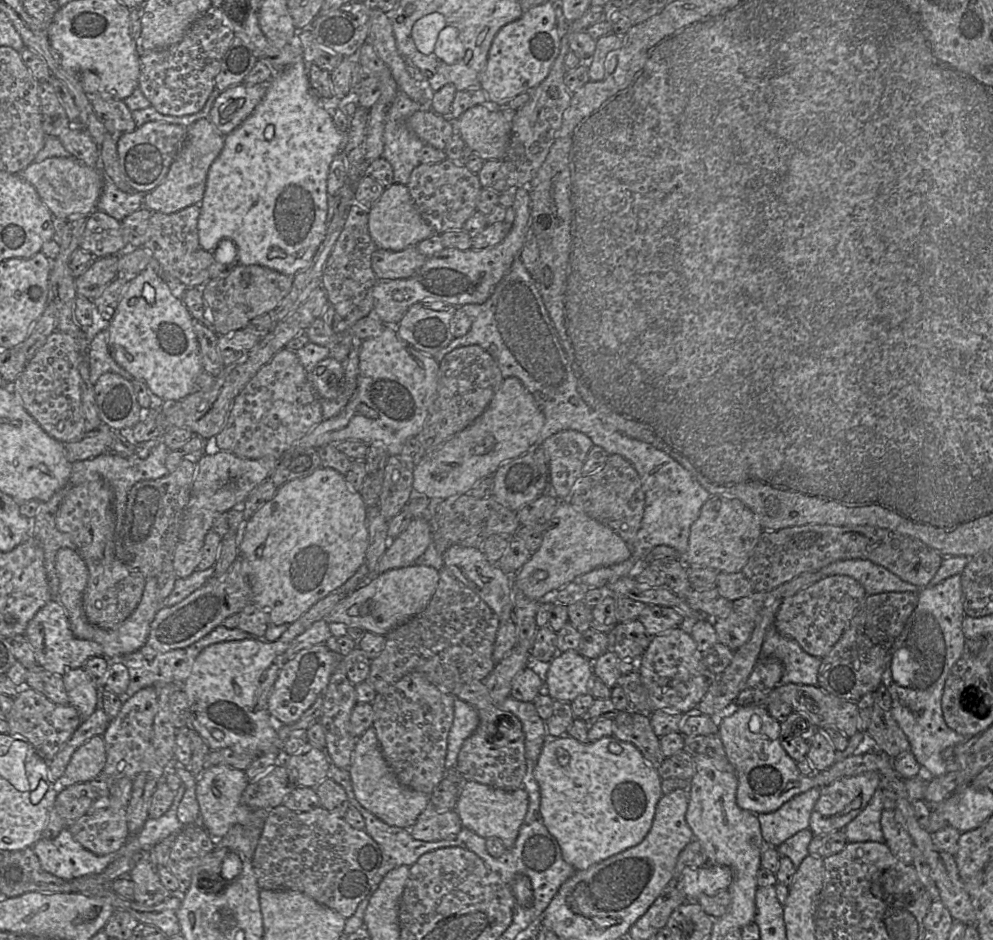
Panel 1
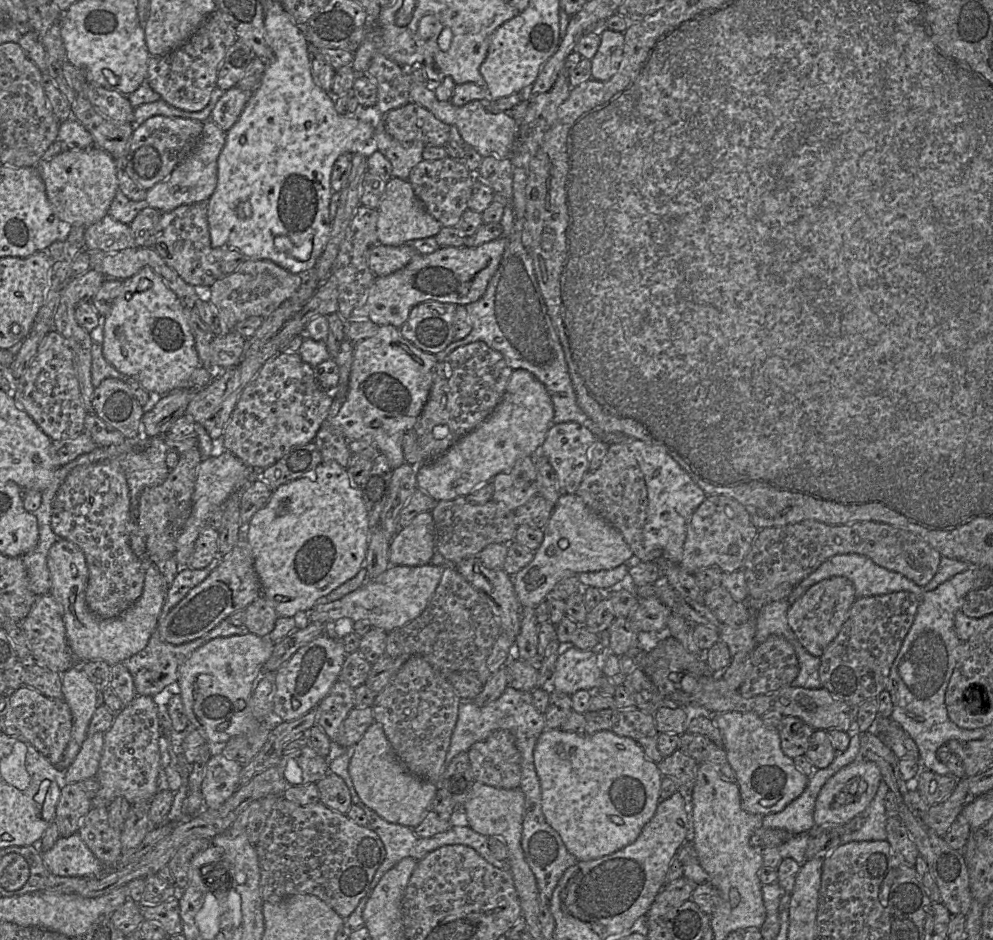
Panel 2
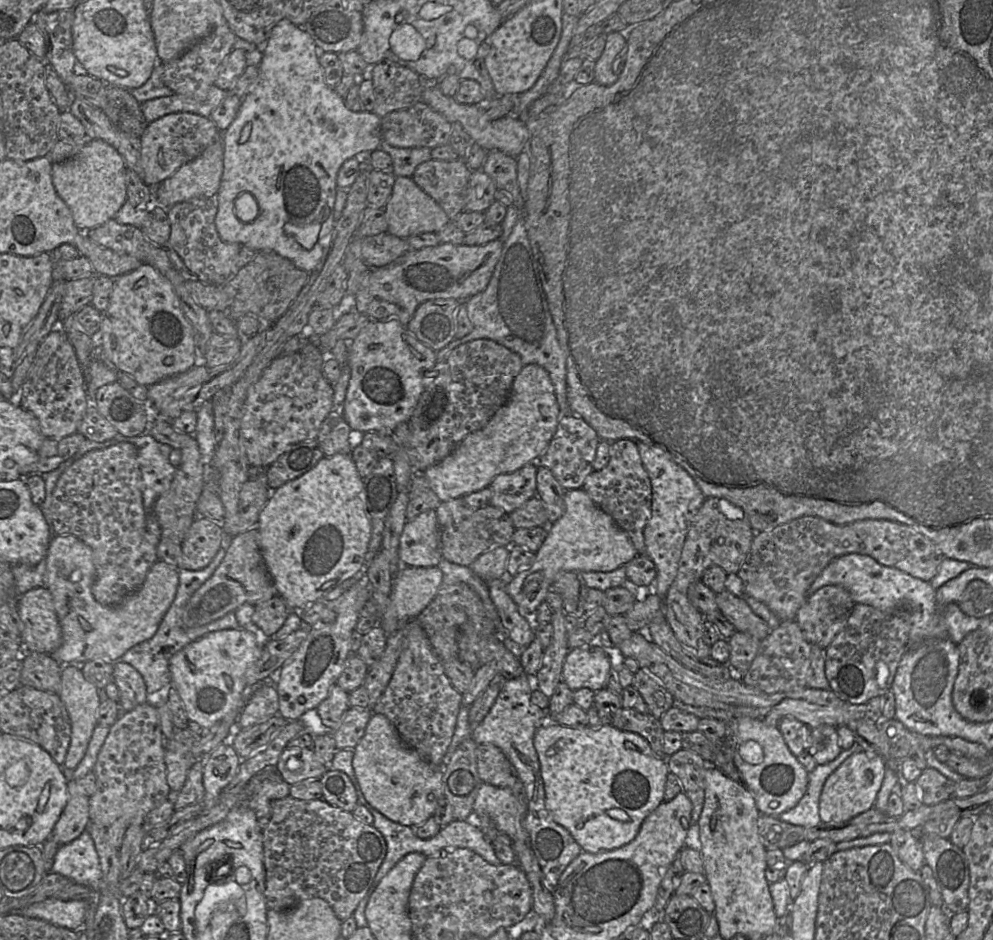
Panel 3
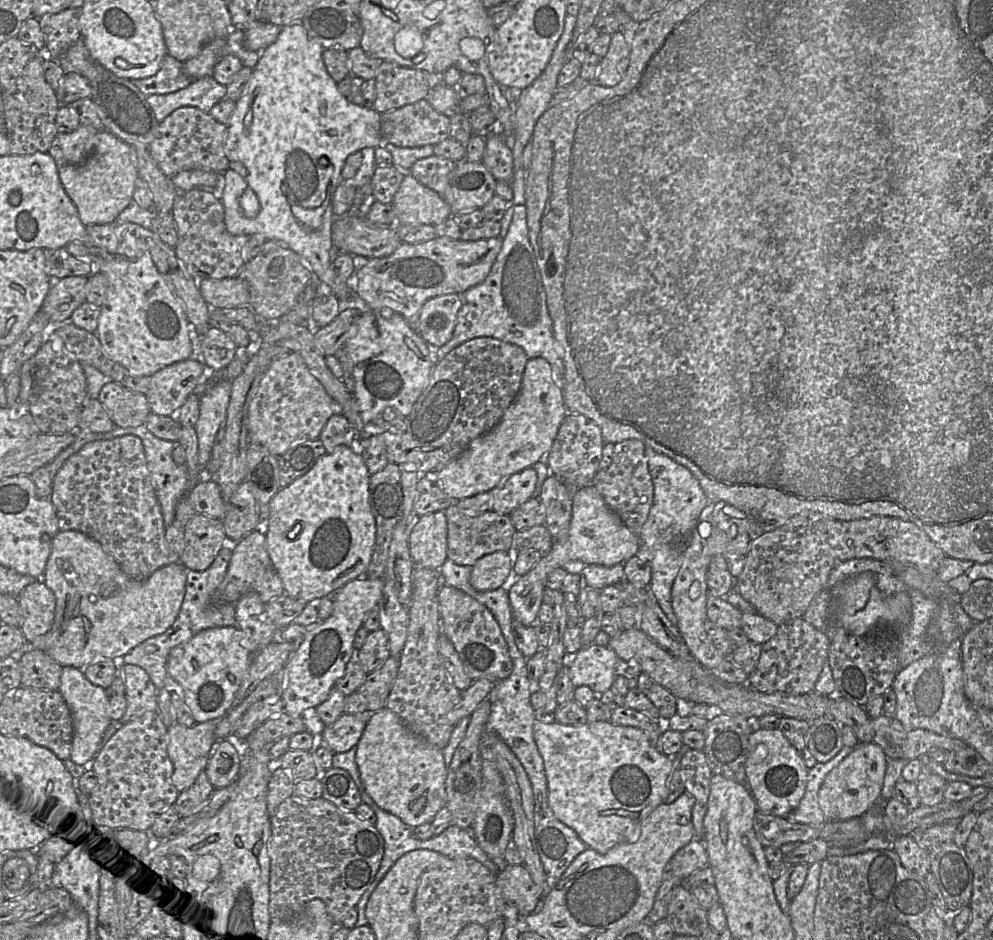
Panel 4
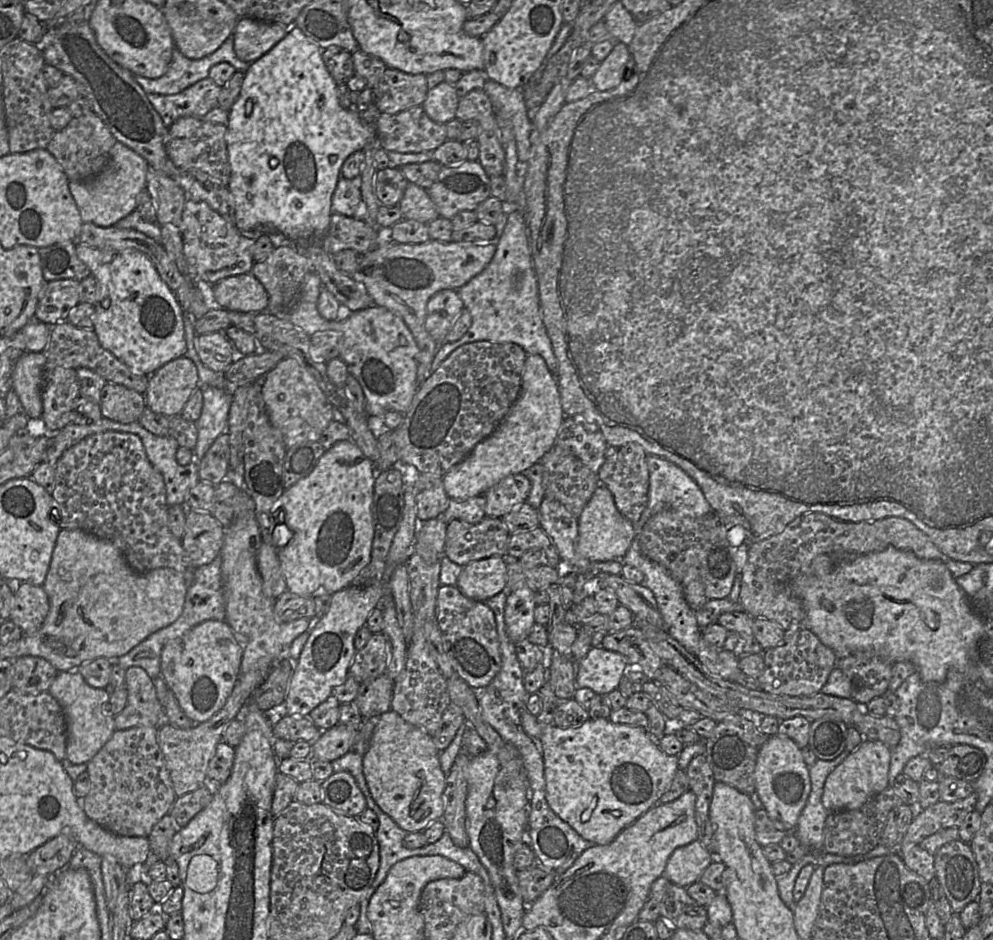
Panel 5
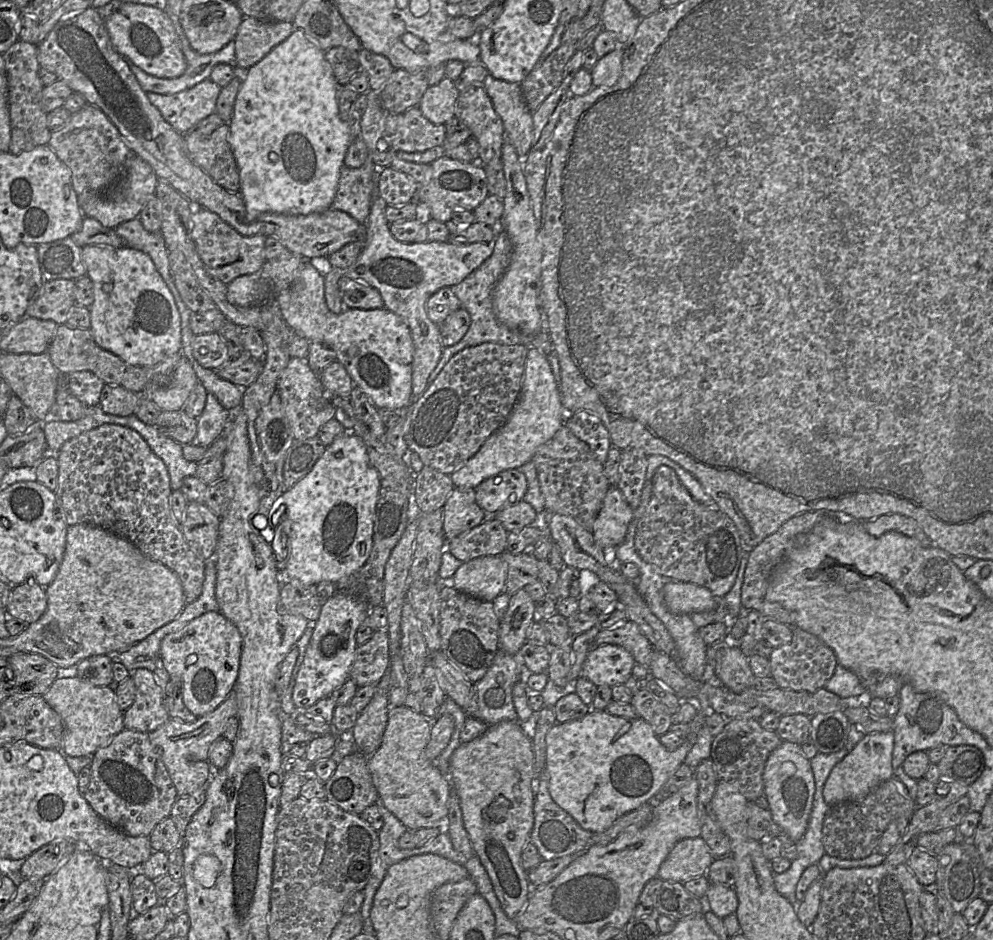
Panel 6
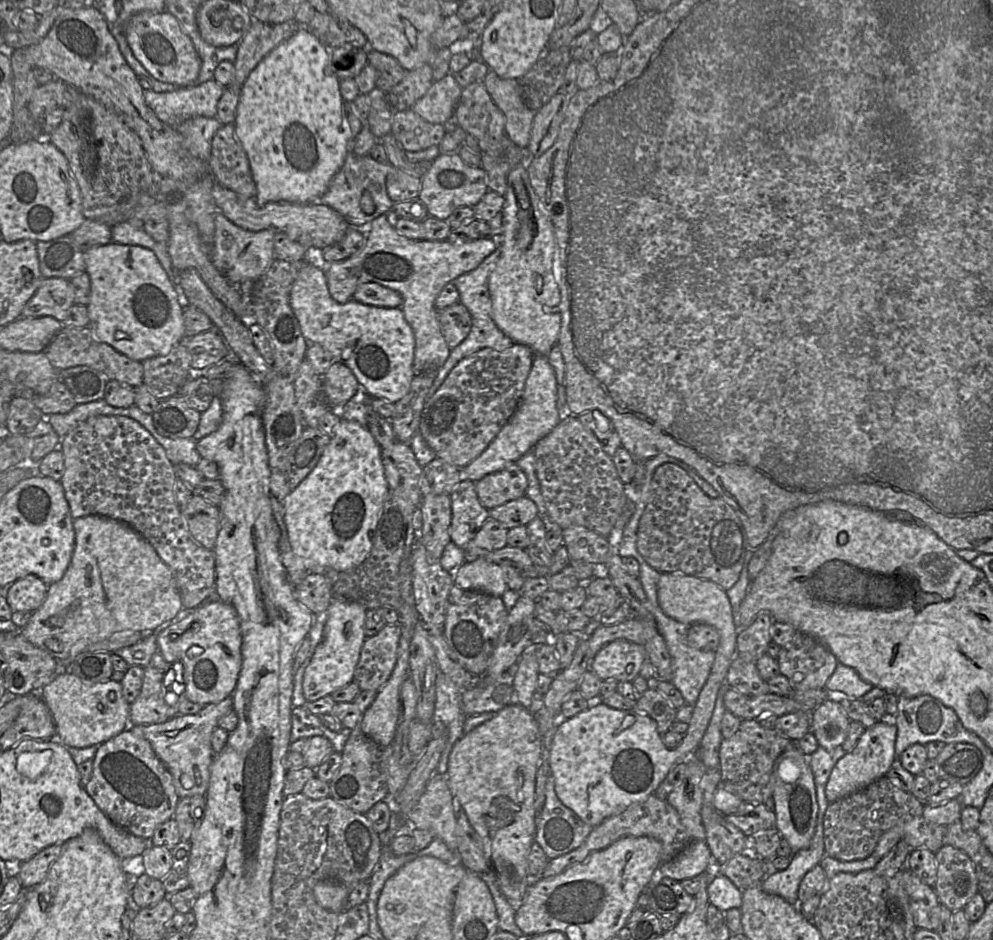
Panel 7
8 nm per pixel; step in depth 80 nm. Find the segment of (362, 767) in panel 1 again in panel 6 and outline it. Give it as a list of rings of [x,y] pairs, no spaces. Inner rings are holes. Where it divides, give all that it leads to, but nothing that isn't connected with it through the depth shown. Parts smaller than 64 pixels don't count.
[[[406,706],[392,708],[388,713],[388,722],[379,748],[370,755],[368,767],[373,783],[384,806],[393,813],[408,830],[425,827],[438,827],[441,832],[448,832],[447,801],[451,789],[449,777],[440,772],[426,756],[426,746],[430,740],[435,719],[418,713]]]

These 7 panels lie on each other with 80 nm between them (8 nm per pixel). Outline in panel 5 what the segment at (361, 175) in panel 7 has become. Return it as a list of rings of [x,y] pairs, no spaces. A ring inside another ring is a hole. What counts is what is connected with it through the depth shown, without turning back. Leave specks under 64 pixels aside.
[[[358,175],[353,179],[341,177],[337,183],[336,189],[332,197],[332,211],[347,217],[360,217],[362,211],[362,194],[361,194],[361,176]]]

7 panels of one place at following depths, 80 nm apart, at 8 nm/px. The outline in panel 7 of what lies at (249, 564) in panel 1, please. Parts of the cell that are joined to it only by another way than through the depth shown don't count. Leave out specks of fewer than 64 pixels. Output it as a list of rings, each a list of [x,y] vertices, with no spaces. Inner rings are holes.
[[[341,418],[313,470],[284,499],[288,542],[296,560],[302,563],[302,570],[318,574],[343,572],[357,567],[368,557],[389,491],[381,451],[382,447],[366,426]]]

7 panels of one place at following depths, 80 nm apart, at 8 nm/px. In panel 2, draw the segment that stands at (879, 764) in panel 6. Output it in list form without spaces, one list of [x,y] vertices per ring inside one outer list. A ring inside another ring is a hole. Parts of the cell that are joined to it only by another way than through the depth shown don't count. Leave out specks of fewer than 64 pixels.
[[[858,756],[856,760],[841,768],[828,779],[820,790],[813,815],[815,825],[845,824],[861,814],[873,800],[881,780],[879,767],[874,762]]]

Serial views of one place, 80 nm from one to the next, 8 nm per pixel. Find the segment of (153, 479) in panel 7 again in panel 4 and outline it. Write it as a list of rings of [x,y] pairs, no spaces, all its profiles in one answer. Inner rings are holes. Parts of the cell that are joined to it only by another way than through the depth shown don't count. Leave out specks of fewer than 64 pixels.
[[[135,435],[85,444],[57,472],[50,501],[54,506],[59,531],[79,531],[96,540],[120,569],[134,580],[146,580],[157,569],[180,563],[180,556],[171,551],[166,542],[166,527],[147,468],[144,445]]]

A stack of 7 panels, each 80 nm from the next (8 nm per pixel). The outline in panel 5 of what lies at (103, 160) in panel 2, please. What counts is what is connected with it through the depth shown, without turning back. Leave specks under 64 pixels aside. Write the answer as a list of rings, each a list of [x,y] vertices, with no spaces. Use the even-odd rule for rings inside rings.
[[[117,141],[110,150],[105,168],[96,176],[84,181],[69,181],[69,190],[80,211],[82,221],[101,227],[114,226],[137,208],[137,195],[146,187],[149,164],[134,150]]]

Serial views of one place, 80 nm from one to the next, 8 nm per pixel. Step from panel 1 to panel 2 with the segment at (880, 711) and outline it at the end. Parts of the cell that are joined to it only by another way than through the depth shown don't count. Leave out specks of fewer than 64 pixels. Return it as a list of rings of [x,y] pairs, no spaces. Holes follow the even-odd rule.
[[[880,717],[876,736],[892,750],[898,759],[905,758],[918,761],[919,750],[915,742],[897,721],[889,721],[888,718],[889,717]]]

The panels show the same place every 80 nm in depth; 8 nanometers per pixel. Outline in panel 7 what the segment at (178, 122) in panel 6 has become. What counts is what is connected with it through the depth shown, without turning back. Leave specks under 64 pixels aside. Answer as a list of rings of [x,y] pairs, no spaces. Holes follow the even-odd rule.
[[[210,79],[197,86],[170,92],[144,89],[143,94],[146,104],[157,117],[172,128],[177,128],[183,121],[195,116],[216,117],[224,89],[215,79]]]

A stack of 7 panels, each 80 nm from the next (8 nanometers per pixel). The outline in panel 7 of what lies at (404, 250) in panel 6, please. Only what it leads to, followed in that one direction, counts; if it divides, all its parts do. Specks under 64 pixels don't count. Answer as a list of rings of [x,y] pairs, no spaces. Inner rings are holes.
[[[390,214],[378,216],[364,231],[366,243],[362,250],[345,260],[328,263],[324,272],[331,297],[344,304],[353,298],[359,285],[368,282],[399,292],[403,299],[401,309],[415,337],[414,375],[438,370],[445,363],[451,349],[441,332],[435,299],[447,283],[477,268],[497,249],[498,241],[493,238],[480,238],[465,243],[410,240],[396,231]]]

